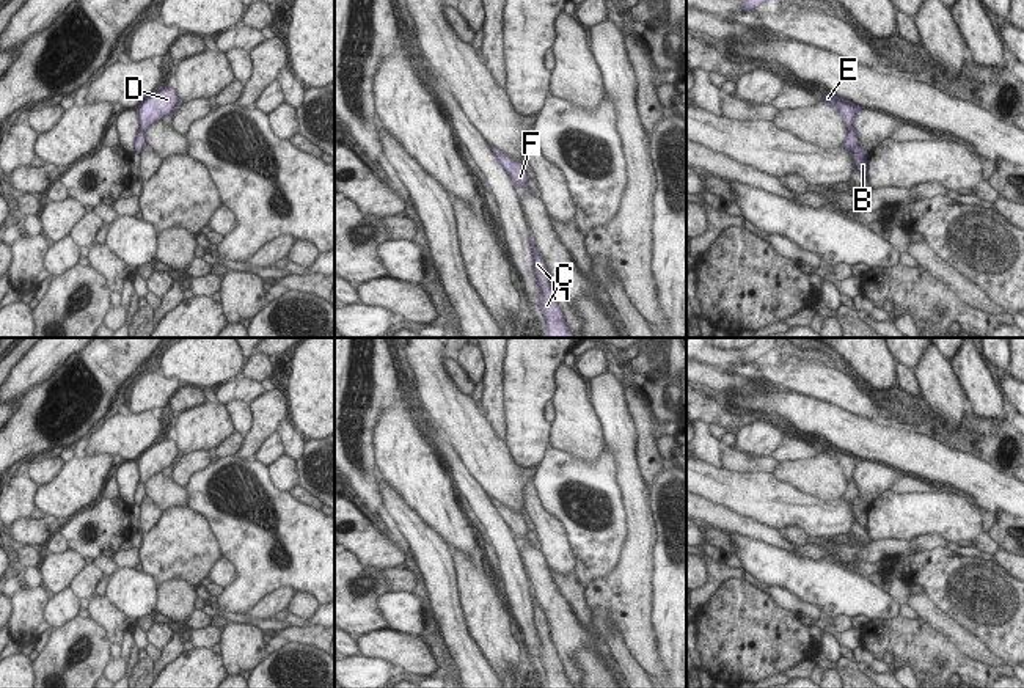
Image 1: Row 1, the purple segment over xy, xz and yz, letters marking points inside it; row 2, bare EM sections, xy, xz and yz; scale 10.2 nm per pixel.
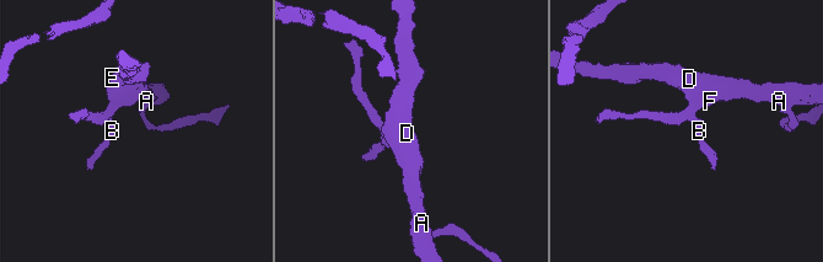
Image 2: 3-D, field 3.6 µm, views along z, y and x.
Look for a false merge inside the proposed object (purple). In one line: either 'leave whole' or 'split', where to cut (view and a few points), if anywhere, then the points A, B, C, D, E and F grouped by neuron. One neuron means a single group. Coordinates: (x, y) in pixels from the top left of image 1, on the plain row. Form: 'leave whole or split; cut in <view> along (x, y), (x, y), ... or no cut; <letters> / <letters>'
leave whole; no cut; A B C D E F

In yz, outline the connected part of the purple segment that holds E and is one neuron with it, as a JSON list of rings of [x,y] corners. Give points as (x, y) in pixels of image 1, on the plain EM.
[[[826,446],[823,448],[821,454],[834,459],[839,467],[843,470],[843,474],[848,478],[850,485],[848,485],[848,492],[842,496],[843,500],[850,501],[854,506],[854,514],[858,517],[858,521],[867,528],[869,521],[869,504],[865,501],[859,500],[859,485],[854,479],[858,465],[862,462],[862,459],[858,459],[854,454],[851,452],[843,452],[834,446]]]

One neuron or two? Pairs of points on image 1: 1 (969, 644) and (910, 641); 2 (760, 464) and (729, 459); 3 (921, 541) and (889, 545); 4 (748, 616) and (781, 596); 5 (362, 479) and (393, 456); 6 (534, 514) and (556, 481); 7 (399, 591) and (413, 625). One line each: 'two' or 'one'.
1: two
2: one
3: one
4: two
5: two
6: two
7: one

